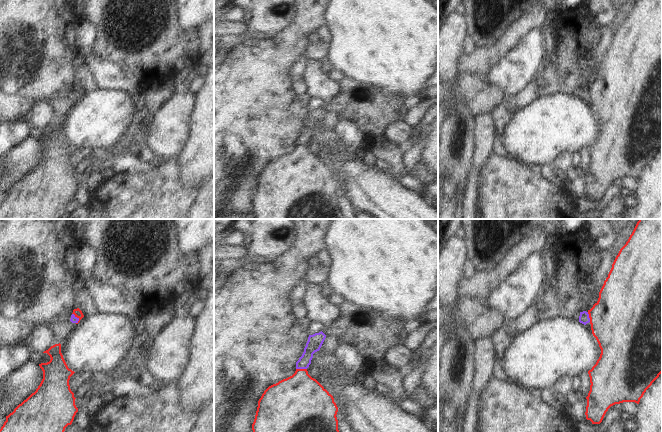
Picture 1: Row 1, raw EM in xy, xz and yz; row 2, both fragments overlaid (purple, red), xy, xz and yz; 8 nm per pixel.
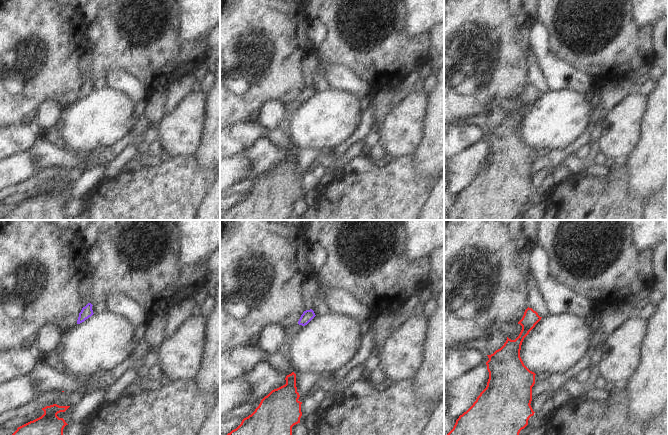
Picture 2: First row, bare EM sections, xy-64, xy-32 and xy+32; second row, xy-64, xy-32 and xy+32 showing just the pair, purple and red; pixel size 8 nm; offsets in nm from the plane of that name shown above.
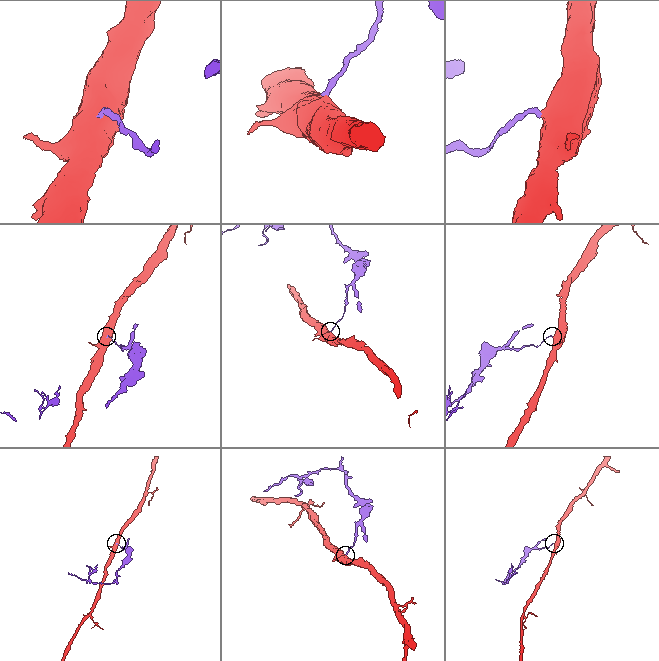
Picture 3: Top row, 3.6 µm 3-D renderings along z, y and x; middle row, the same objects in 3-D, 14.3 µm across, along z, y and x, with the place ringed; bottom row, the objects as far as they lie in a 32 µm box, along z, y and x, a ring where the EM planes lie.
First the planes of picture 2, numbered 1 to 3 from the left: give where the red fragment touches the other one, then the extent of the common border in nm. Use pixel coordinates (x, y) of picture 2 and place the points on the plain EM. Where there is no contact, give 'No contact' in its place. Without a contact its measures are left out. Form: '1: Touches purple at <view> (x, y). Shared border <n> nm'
1: No contact
2: No contact
3: No contact.

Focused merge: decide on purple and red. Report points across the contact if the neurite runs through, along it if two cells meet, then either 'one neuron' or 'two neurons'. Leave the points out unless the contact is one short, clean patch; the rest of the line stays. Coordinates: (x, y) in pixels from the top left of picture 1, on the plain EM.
border along xz (296, 144), (306, 145); two neurons

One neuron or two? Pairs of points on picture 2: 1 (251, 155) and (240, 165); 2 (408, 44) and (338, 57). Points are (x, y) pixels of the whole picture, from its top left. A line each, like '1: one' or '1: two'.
1: two
2: one

